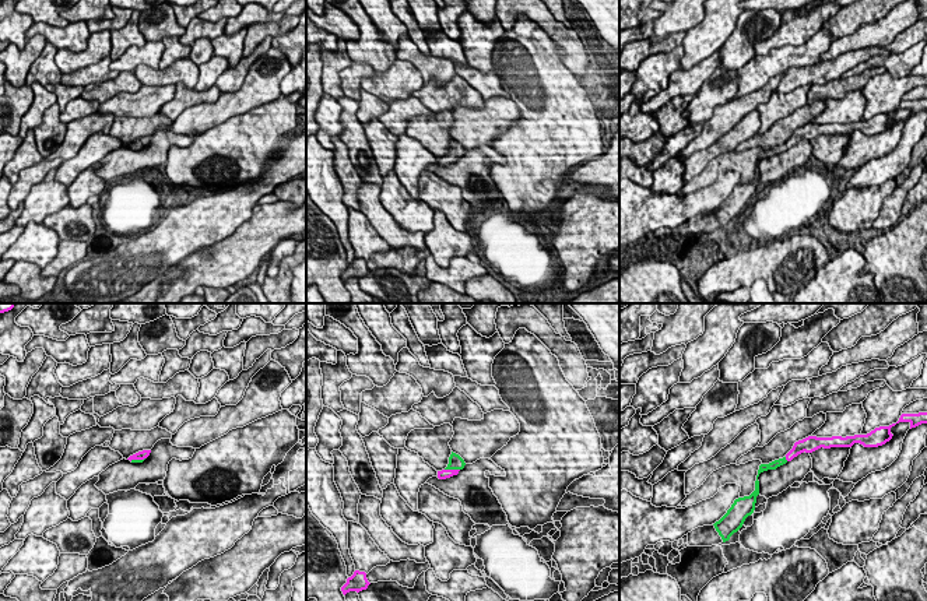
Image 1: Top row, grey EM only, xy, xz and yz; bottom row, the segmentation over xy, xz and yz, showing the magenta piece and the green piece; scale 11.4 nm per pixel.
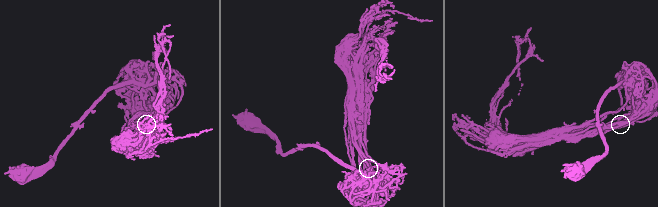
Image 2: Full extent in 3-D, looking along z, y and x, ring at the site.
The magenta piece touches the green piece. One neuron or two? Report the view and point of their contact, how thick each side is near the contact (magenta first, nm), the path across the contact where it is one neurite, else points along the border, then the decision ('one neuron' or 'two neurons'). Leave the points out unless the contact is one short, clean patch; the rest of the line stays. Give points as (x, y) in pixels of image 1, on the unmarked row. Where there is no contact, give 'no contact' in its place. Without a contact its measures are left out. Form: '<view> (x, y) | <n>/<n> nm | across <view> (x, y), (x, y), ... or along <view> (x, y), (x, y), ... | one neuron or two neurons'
xz (452, 157) | 120/160 nm | across xz (443, 161), (452, 157), (455, 147) | one neuron

